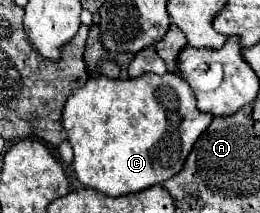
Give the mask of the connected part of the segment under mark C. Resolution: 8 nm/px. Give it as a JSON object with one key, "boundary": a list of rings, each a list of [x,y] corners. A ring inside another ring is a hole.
{"boundary":[[[142,74],[128,80],[112,80],[106,76],[90,78],[82,88],[72,92],[62,110],[62,126],[74,150],[74,172],[78,182],[100,190],[108,196],[124,196],[146,190],[172,178],[184,166],[194,142],[212,122],[212,114],[196,108],[190,86],[176,74]]]}

